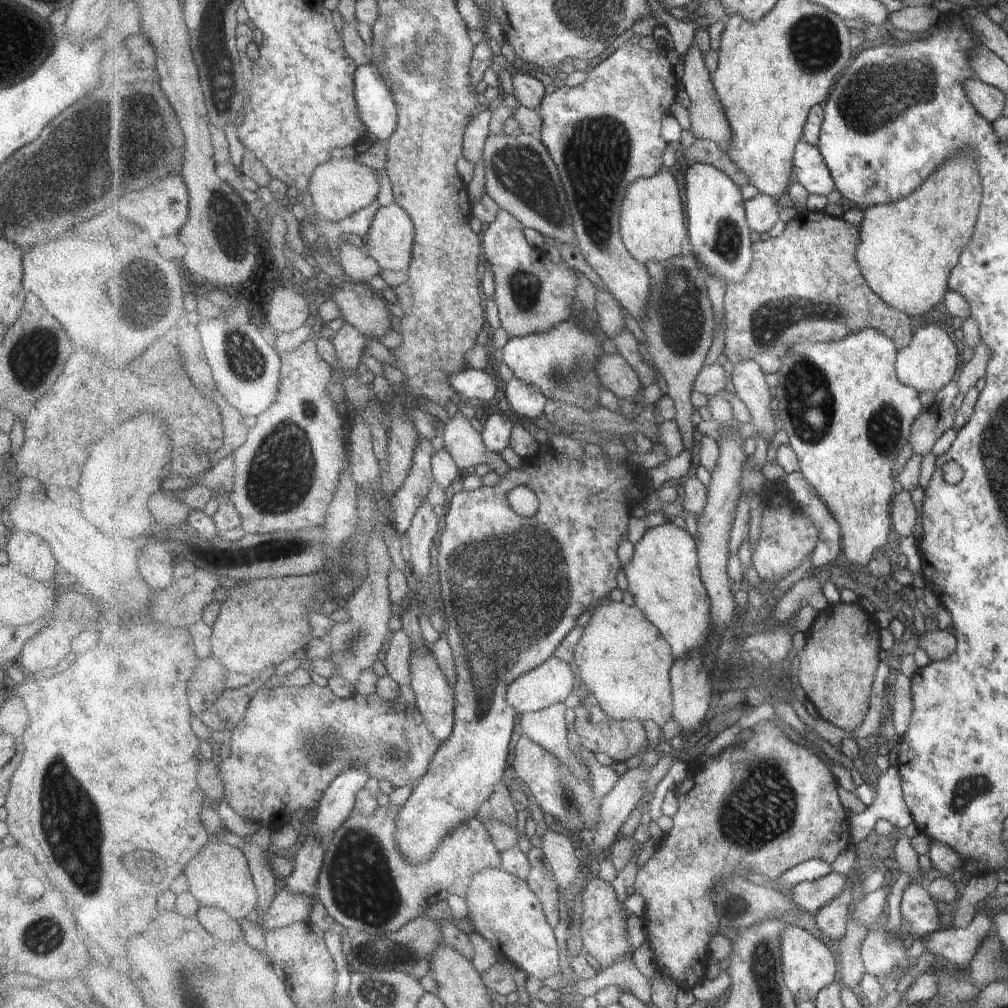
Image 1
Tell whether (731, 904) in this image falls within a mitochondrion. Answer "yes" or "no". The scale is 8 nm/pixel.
yes

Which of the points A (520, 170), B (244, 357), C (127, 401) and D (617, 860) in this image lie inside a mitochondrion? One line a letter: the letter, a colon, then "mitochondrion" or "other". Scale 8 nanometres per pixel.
A: mitochondrion
B: mitochondrion
C: other
D: other

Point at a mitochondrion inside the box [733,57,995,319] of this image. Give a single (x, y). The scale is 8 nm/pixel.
(870, 99)

